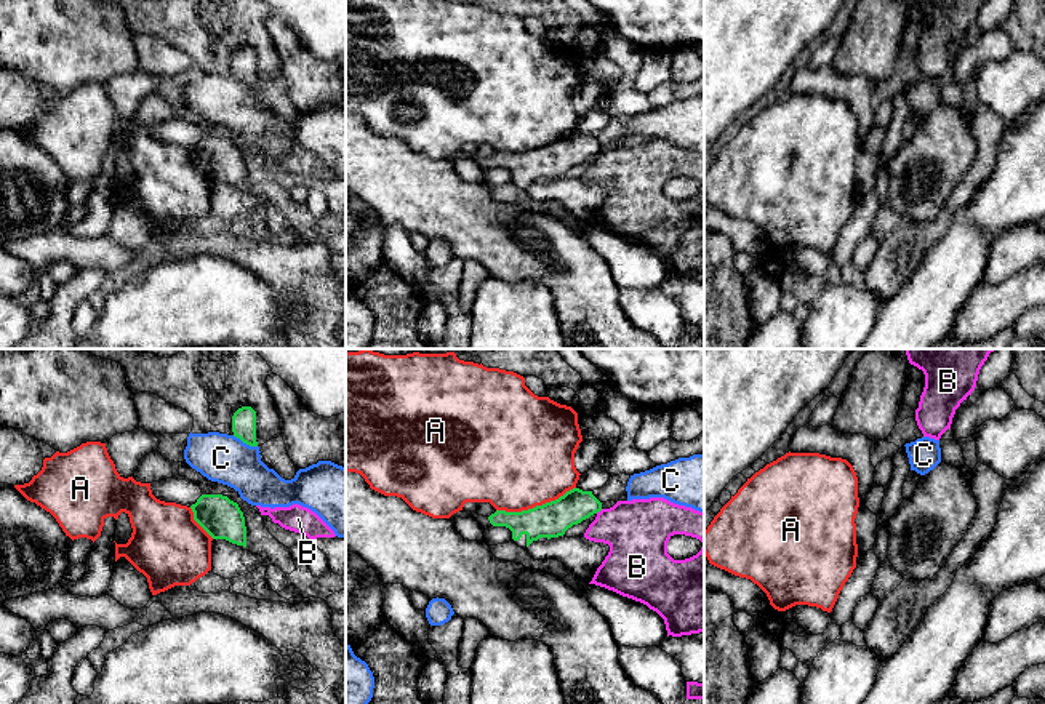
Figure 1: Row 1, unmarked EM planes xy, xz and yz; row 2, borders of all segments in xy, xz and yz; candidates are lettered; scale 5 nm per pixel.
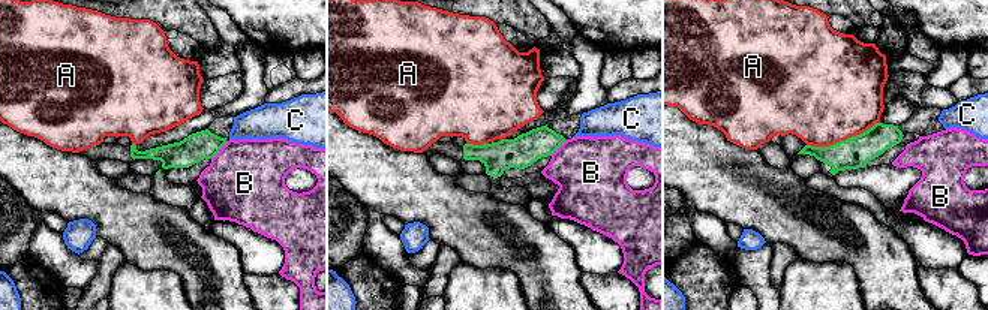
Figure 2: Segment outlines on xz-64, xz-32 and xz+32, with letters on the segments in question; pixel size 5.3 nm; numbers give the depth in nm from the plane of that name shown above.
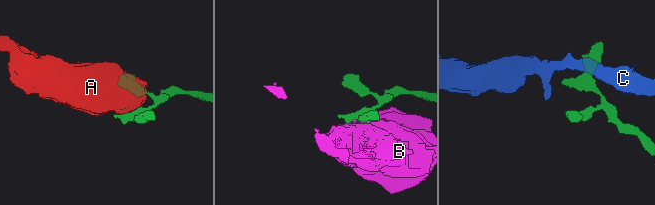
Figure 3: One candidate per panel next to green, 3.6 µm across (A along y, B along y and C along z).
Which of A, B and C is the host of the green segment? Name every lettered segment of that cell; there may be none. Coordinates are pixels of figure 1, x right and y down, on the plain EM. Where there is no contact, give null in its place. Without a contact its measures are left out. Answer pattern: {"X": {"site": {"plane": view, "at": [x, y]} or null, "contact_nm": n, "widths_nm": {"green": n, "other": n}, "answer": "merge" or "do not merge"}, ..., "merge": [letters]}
{"A": {"site": {"plane": "xz", "at": [536, 148]}, "contact_nm": 420, "widths_nm": {"green": 180, "other": 500}, "answer": "do not merge"}, "B": {"site": {"plane": "xz", "at": [599, 152]}, "contact_nm": 40, "widths_nm": {"green": 180, "other": 320}, "answer": "do not merge"}, "C": {"site": {"plane": "xy", "at": [245, 84]}, "contact_nm": 140, "widths_nm": {"green": 130, "other": 240}, "answer": "do not merge"}, "merge": []}

